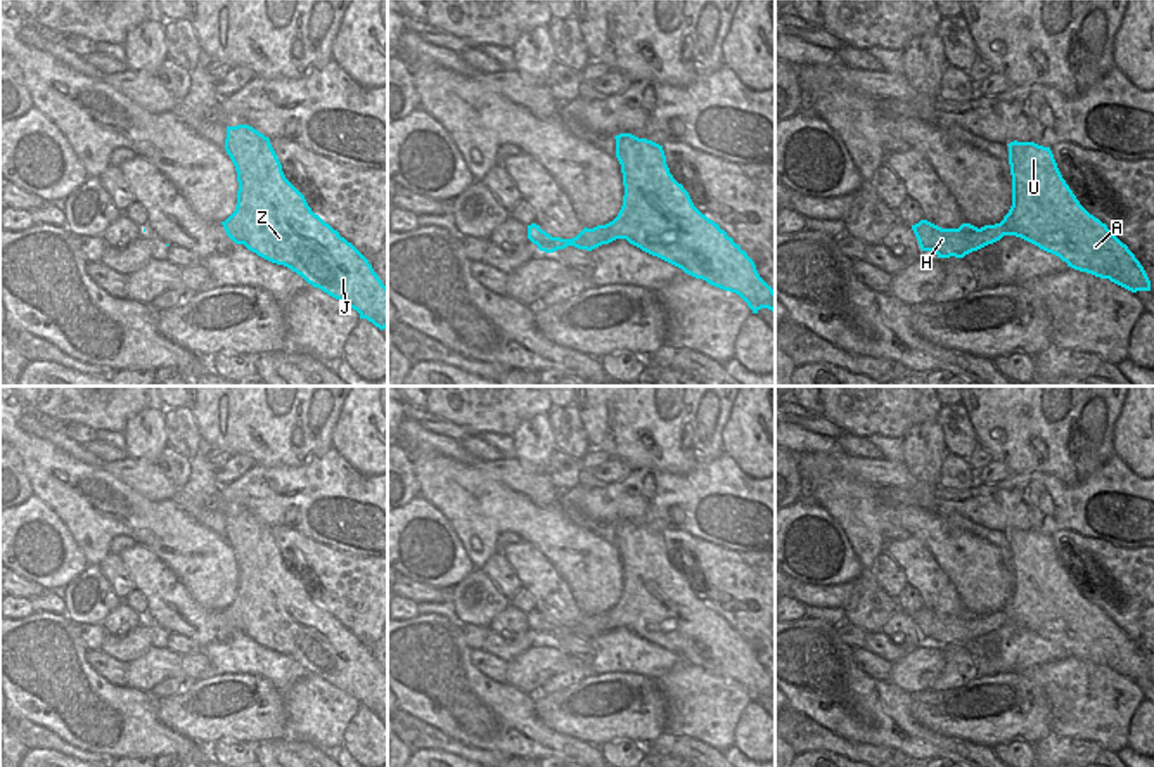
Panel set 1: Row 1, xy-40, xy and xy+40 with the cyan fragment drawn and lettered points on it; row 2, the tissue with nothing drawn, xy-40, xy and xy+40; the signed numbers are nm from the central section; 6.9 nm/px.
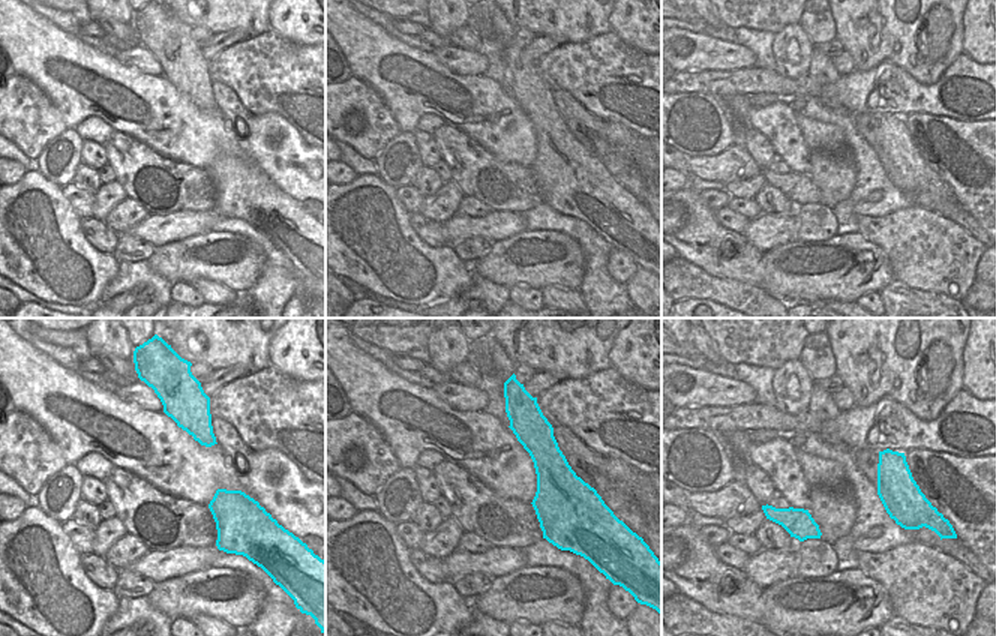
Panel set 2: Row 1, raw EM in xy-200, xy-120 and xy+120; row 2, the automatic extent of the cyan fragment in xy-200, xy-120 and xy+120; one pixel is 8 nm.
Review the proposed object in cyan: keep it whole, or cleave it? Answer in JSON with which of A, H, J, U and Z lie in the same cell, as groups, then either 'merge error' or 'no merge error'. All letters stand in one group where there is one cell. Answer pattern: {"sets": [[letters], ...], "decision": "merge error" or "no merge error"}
{"sets": [["A", "H", "J", "U", "Z"]], "decision": "no merge error"}

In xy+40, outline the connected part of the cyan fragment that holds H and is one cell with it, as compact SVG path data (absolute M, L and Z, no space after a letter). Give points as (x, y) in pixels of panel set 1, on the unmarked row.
M1017 528L1007 533L1012 563L1012 594L1003 608L981 616L971 611L962 611L958 616L941 616L927 608L920 608L912 613L920 637L934 639L938 646L964 646L972 639L1000 628L1003 623L1016 623L1059 644L1074 658L1109 667L1132 680L1151 679L1151 668L1128 634L1080 592L1062 566L1050 535Z

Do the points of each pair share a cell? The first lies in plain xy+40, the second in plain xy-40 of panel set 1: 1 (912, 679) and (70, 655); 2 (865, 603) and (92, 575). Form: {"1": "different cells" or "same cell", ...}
{"1": "different cells", "2": "same cell"}

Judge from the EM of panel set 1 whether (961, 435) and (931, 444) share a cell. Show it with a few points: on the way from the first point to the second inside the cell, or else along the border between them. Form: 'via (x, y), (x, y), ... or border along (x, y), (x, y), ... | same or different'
border along (935, 421), (948, 451) | different

